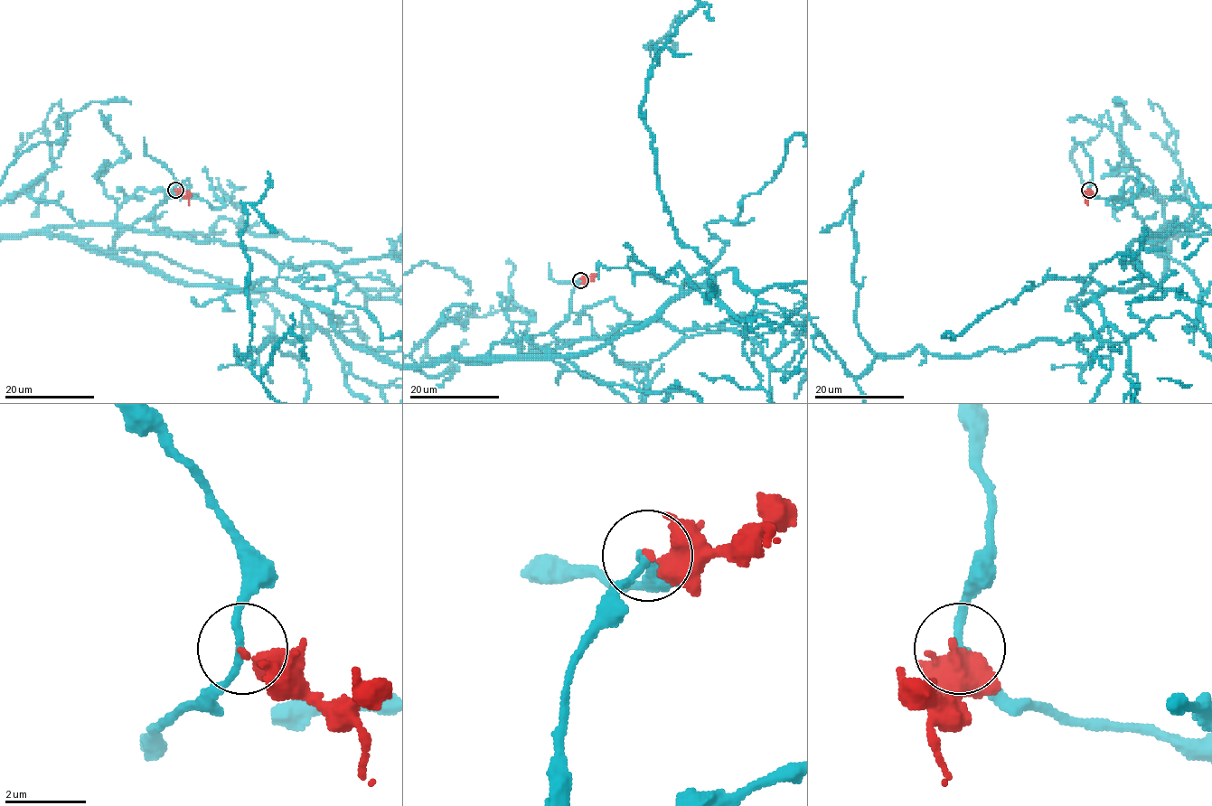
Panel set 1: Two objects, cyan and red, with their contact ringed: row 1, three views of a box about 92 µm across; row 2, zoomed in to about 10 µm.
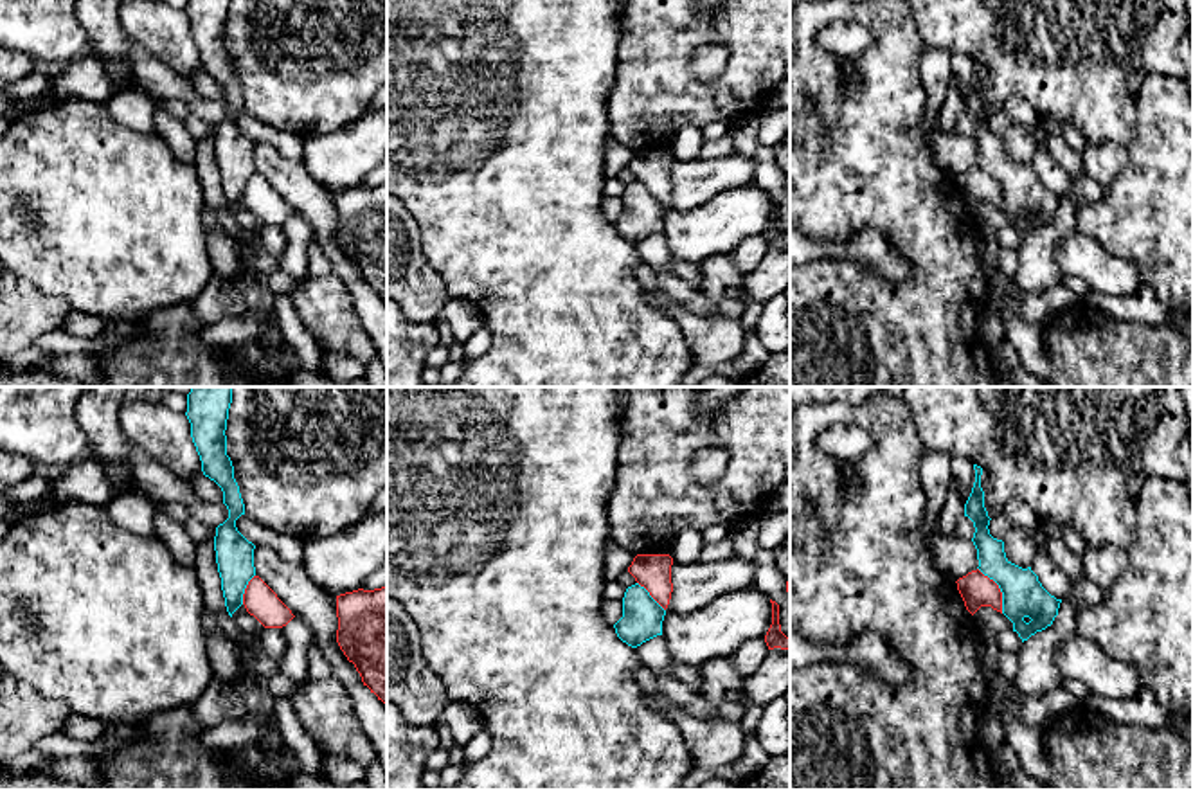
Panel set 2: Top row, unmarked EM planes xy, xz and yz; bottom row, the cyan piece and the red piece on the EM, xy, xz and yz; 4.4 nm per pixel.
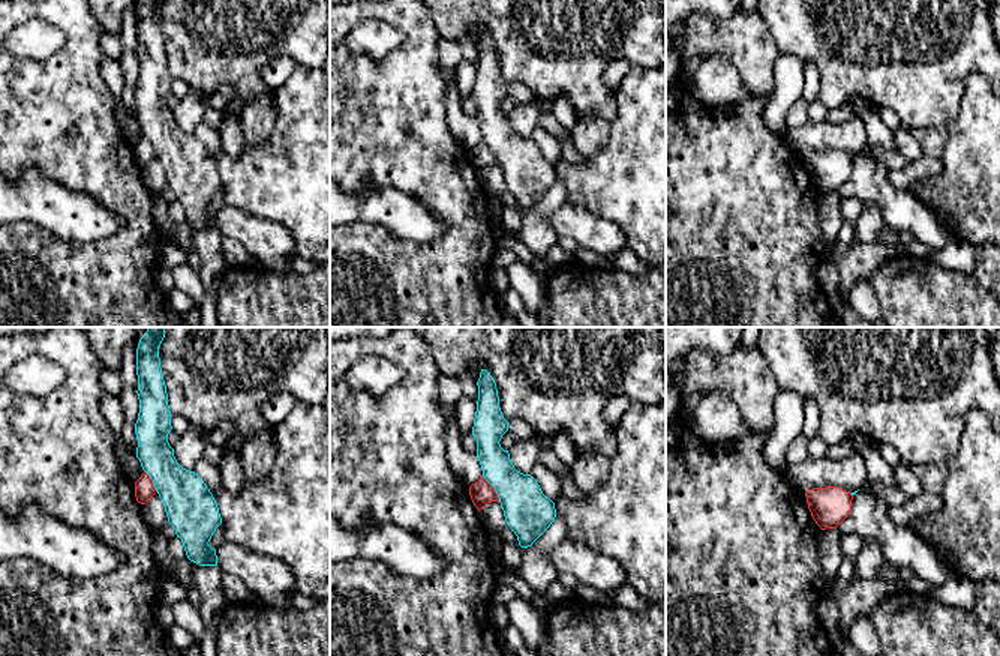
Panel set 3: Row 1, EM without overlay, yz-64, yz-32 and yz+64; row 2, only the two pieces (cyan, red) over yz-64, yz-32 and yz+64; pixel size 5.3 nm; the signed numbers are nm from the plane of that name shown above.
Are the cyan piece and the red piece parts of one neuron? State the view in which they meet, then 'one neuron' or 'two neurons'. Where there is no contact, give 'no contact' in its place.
yz | two neurons

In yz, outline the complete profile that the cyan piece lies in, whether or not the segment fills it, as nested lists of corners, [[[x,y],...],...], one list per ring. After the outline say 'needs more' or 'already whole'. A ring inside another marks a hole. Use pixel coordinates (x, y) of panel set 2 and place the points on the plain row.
[[[973,61],[975,79],[964,101],[964,113],[973,119],[973,142],[977,146],[979,167],[993,176],[1002,189],[1002,211],[1013,220],[1013,229],[1027,238],[1036,229],[1053,221],[1062,196],[1051,193],[1031,164],[1011,160],[1004,149],[1004,139],[990,131],[990,113],[984,104],[981,85],[982,65]]] | already whole

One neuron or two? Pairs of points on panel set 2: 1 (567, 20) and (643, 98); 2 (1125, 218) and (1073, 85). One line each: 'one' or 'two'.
1: two
2: two

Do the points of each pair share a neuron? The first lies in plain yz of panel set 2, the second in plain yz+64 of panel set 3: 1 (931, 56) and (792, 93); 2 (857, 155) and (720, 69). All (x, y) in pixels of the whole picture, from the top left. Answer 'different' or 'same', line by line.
1: same
2: different

